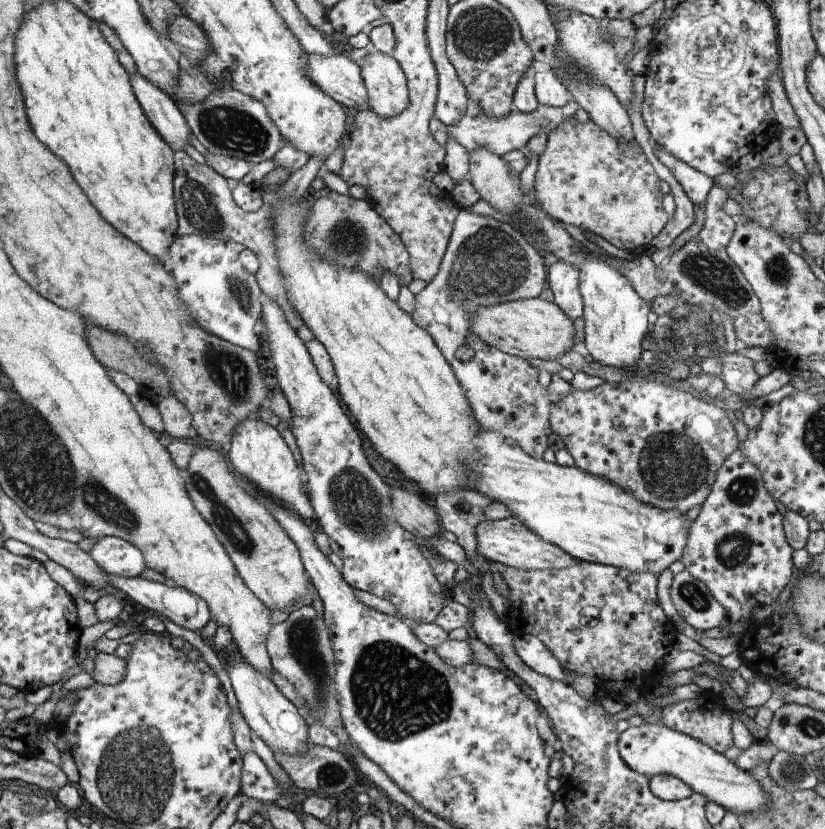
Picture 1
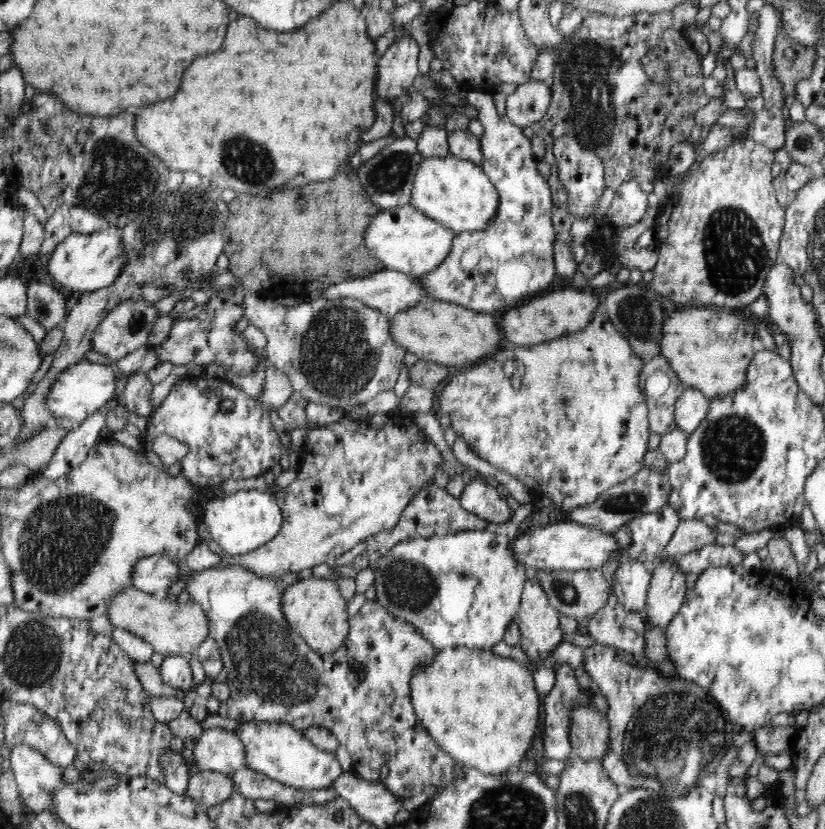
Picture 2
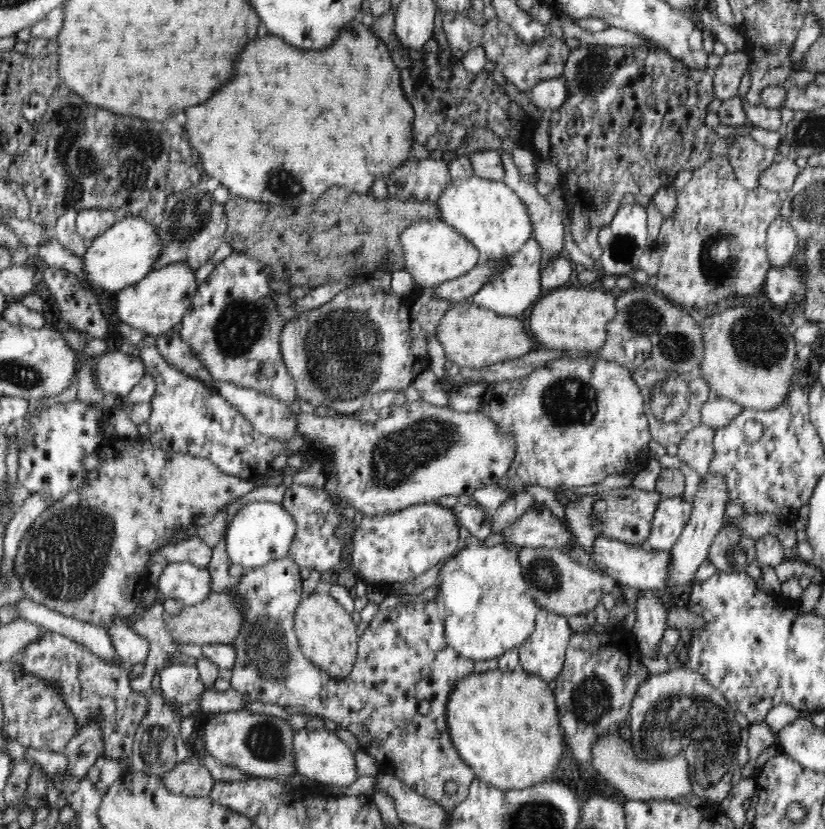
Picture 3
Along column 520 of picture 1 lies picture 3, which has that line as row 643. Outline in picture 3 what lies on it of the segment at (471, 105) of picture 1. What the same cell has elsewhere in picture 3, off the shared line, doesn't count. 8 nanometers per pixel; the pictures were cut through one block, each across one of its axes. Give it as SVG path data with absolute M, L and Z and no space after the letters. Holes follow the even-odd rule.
M112 624L108 629L112 646L123 663L135 665L146 662L149 651L146 638L125 624Z

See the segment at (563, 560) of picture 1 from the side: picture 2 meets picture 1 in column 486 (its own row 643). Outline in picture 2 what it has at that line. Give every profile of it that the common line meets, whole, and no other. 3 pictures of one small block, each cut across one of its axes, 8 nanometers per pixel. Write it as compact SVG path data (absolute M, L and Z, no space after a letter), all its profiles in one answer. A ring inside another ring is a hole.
M529 575L525 581L520 596L520 608L517 616L521 632L519 645L523 648L524 652L528 653L528 657L534 661L533 670L537 670L544 665L541 664L541 658L560 644L563 633L563 630L560 628L561 614L550 604L547 594L539 583L538 577Z

